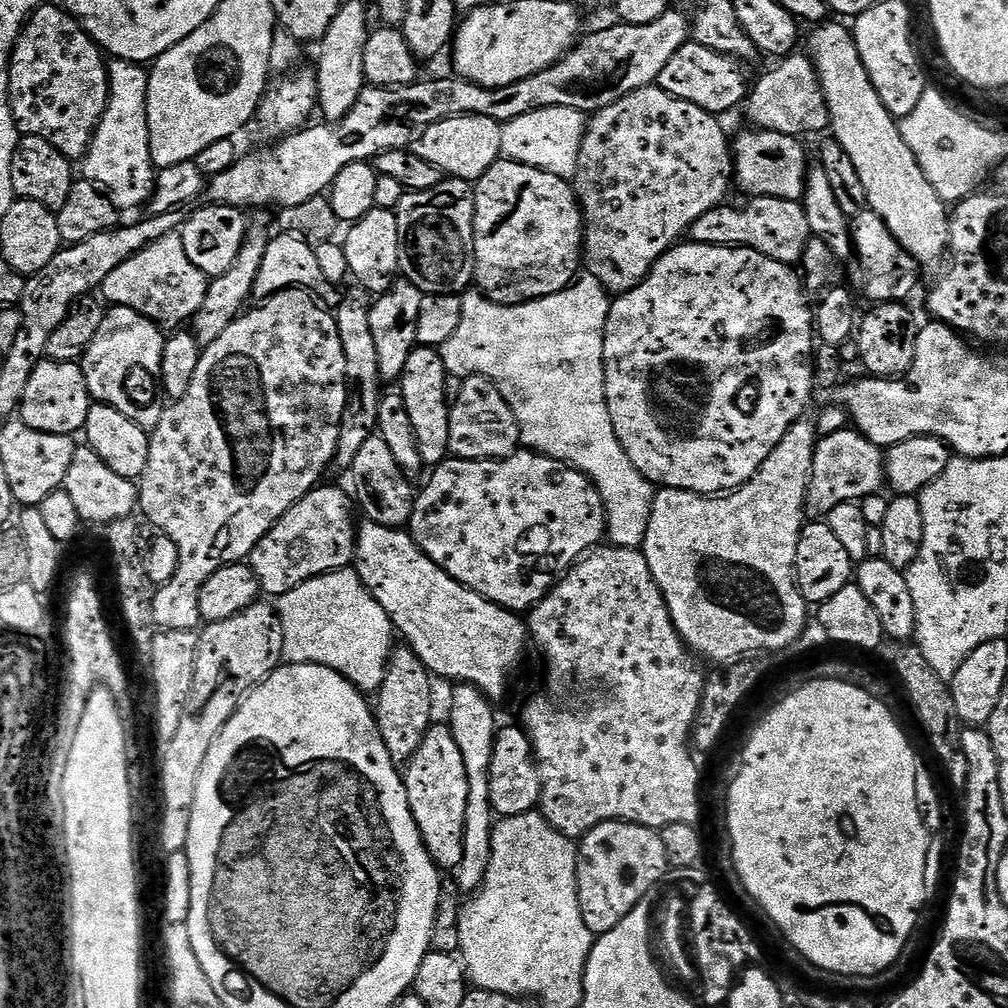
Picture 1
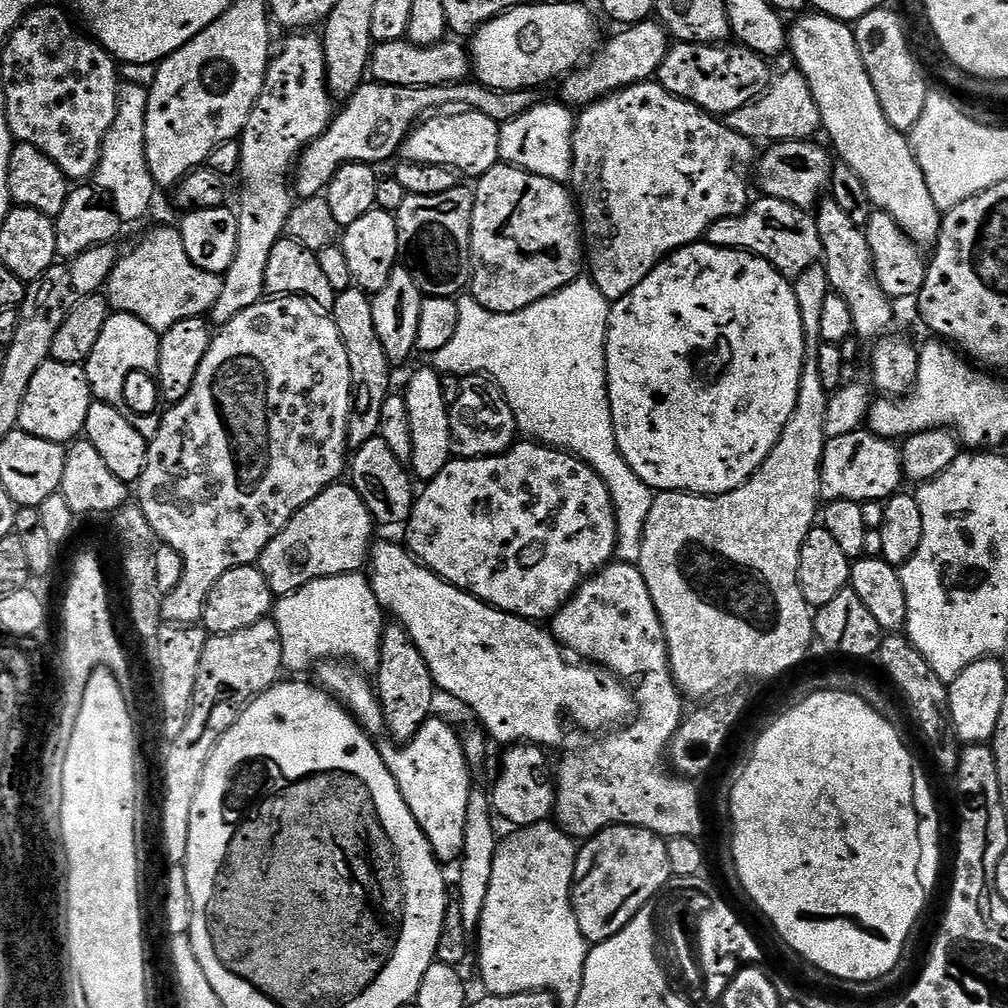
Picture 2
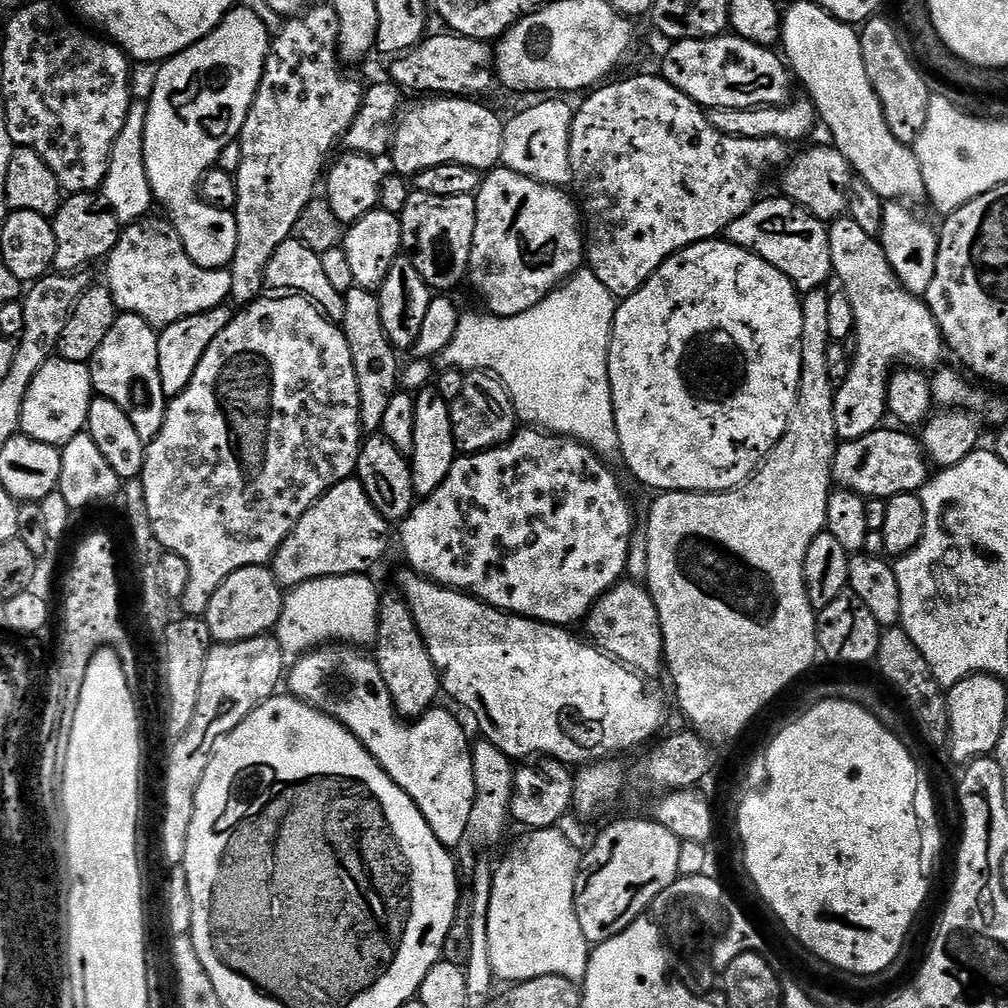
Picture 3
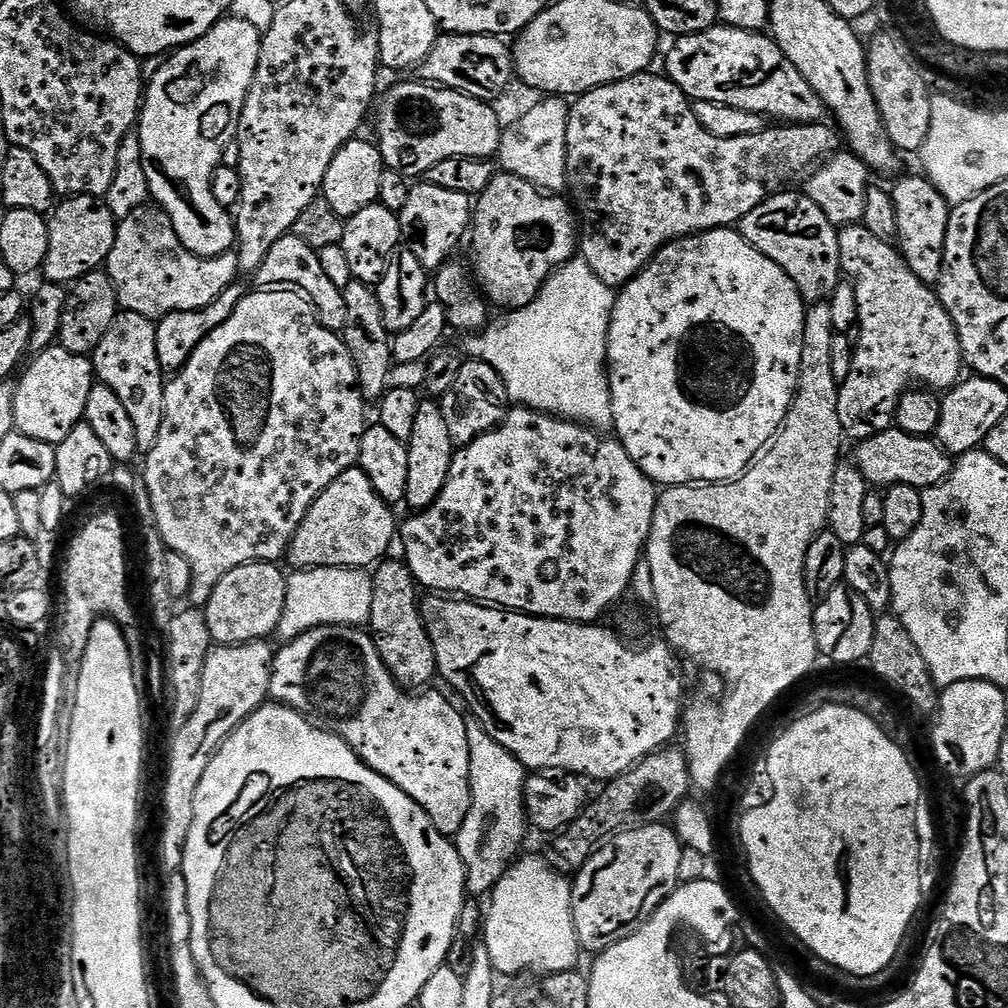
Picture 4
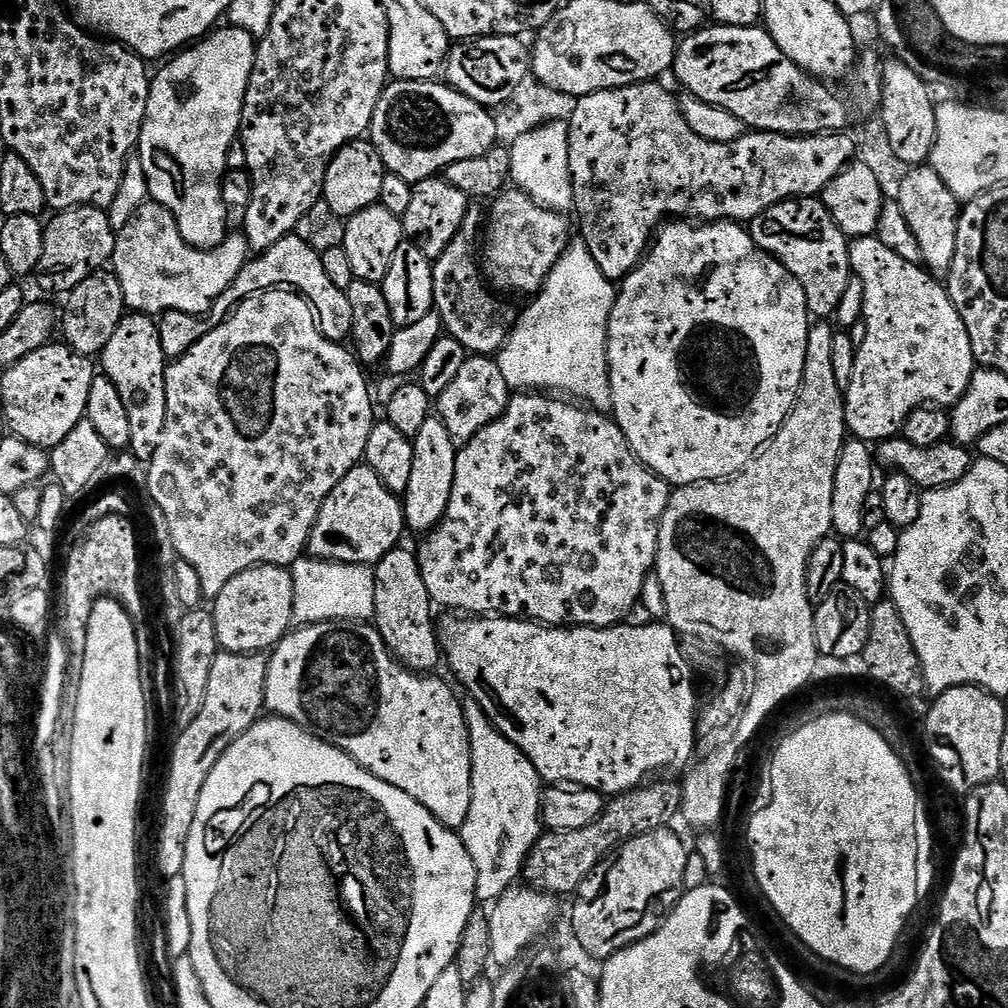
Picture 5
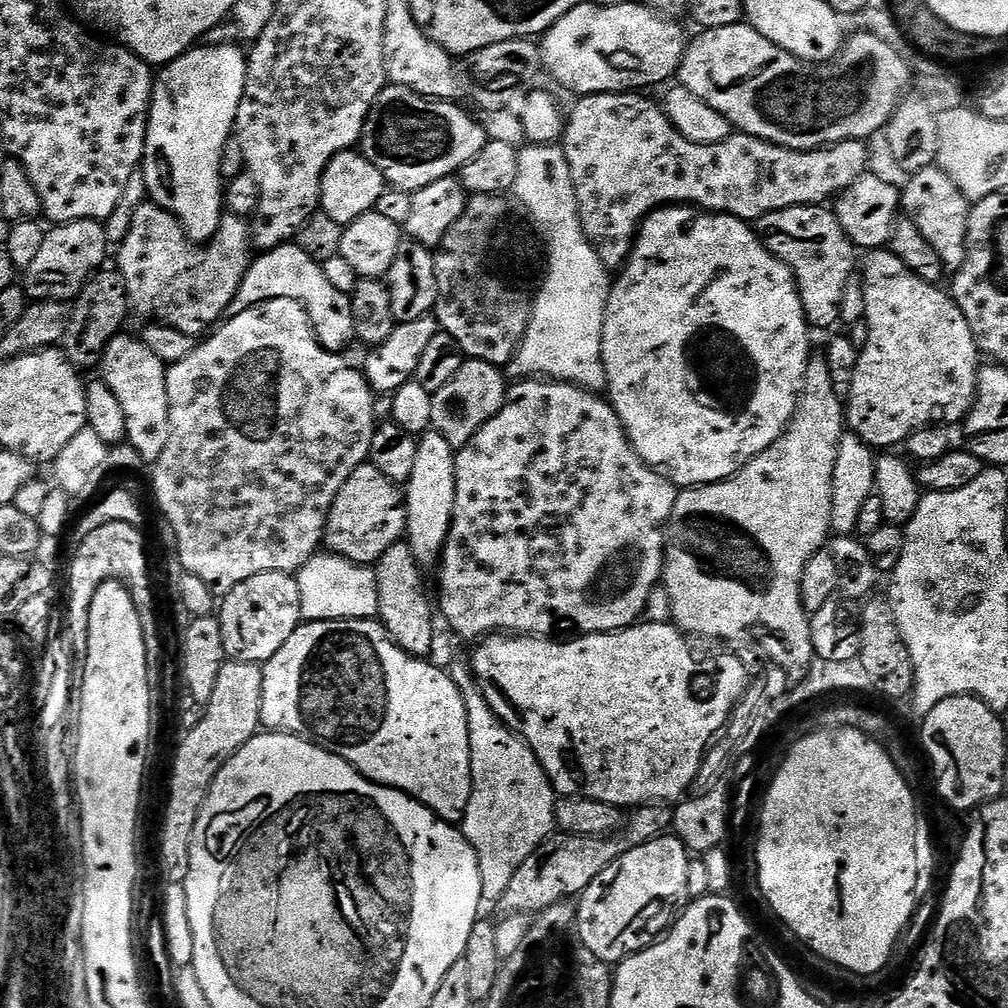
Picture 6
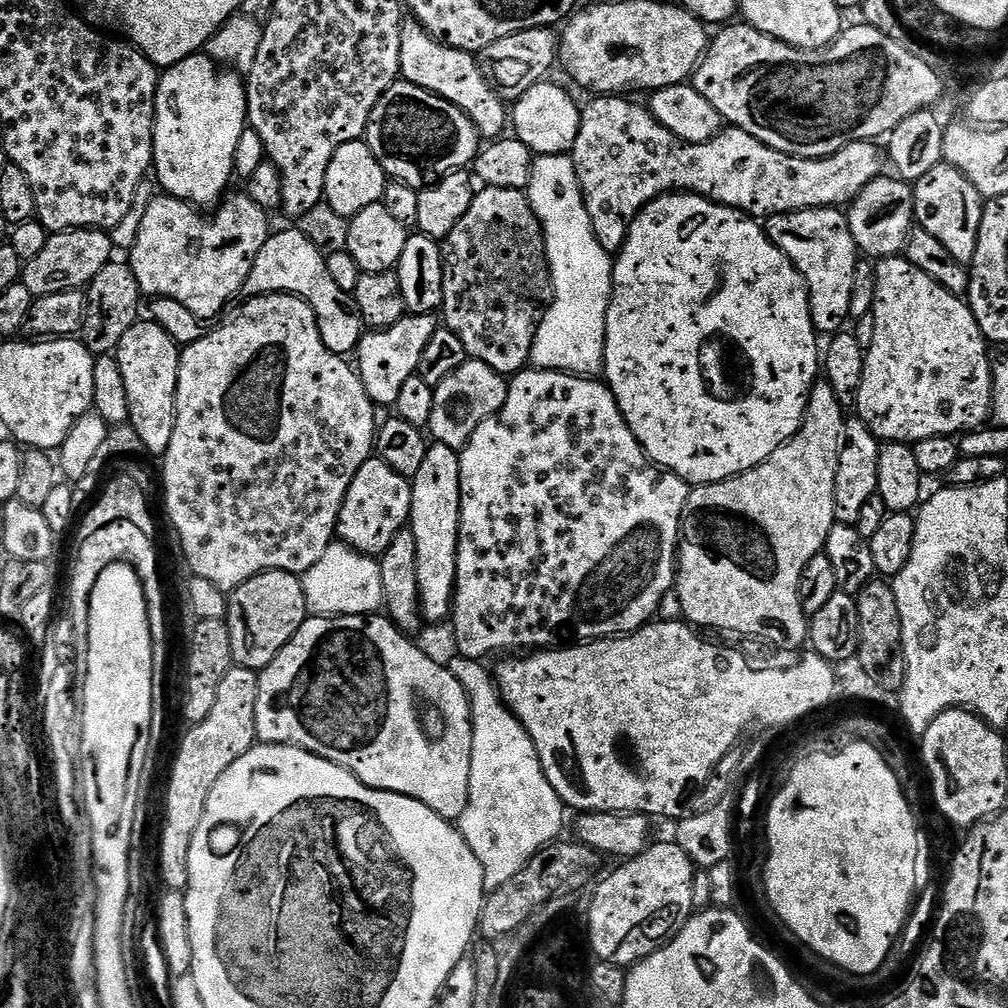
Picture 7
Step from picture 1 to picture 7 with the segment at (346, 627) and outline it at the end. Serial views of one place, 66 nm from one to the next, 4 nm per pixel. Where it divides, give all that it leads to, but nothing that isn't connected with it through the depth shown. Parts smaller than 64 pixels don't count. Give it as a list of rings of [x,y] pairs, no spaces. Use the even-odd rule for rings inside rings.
[[[333,542],[326,554],[322,554],[322,558],[318,558],[318,562],[314,562],[314,566],[310,566],[310,570],[303,573],[302,583],[306,606],[313,616],[367,616],[379,613],[384,603],[379,559],[363,556],[360,552],[352,551],[347,544],[339,542]]]

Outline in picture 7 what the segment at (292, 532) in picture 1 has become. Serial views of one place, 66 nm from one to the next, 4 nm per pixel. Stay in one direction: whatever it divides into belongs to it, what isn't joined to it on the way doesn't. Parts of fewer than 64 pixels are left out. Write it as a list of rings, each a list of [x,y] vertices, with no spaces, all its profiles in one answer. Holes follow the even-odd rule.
[[[369,458],[354,474],[354,482],[346,490],[342,510],[338,514],[336,535],[339,543],[347,544],[354,552],[373,558],[380,557],[394,534],[398,534],[412,519],[412,482],[411,479],[386,466],[379,458]]]

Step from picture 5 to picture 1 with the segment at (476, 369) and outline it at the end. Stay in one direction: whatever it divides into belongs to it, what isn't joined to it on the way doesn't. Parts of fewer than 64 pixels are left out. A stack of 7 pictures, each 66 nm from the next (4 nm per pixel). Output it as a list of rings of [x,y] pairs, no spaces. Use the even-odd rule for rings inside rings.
[[[484,376],[467,377],[459,385],[456,399],[451,401],[448,417],[450,418],[448,451],[457,460],[504,460],[517,451],[520,444],[520,427],[514,418],[514,410],[510,410],[506,398],[502,398],[499,390]]]

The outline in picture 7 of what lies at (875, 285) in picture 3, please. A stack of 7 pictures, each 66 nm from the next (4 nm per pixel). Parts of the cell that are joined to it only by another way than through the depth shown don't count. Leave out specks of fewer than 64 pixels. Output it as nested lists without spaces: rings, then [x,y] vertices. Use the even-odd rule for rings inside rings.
[[[903,255],[885,256],[877,259],[874,264],[876,270],[876,297],[872,303],[871,314],[874,318],[874,342],[864,353],[864,373],[862,374],[862,386],[858,386],[858,394],[854,405],[855,415],[876,435],[881,442],[894,444],[907,444],[922,438],[934,438],[935,436],[959,437],[965,432],[975,432],[989,423],[992,415],[992,362],[993,357],[988,356],[990,345],[985,340],[974,314],[968,308],[967,303],[961,297],[950,294],[930,274],[918,270]]]

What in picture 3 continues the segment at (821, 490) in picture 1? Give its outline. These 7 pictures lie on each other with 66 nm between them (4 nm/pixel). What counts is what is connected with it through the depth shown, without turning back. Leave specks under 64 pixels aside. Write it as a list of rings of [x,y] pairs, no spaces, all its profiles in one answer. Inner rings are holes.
[[[881,426],[870,434],[837,443],[832,463],[833,481],[865,498],[887,501],[903,492],[919,493],[930,479],[930,461],[911,431]]]

